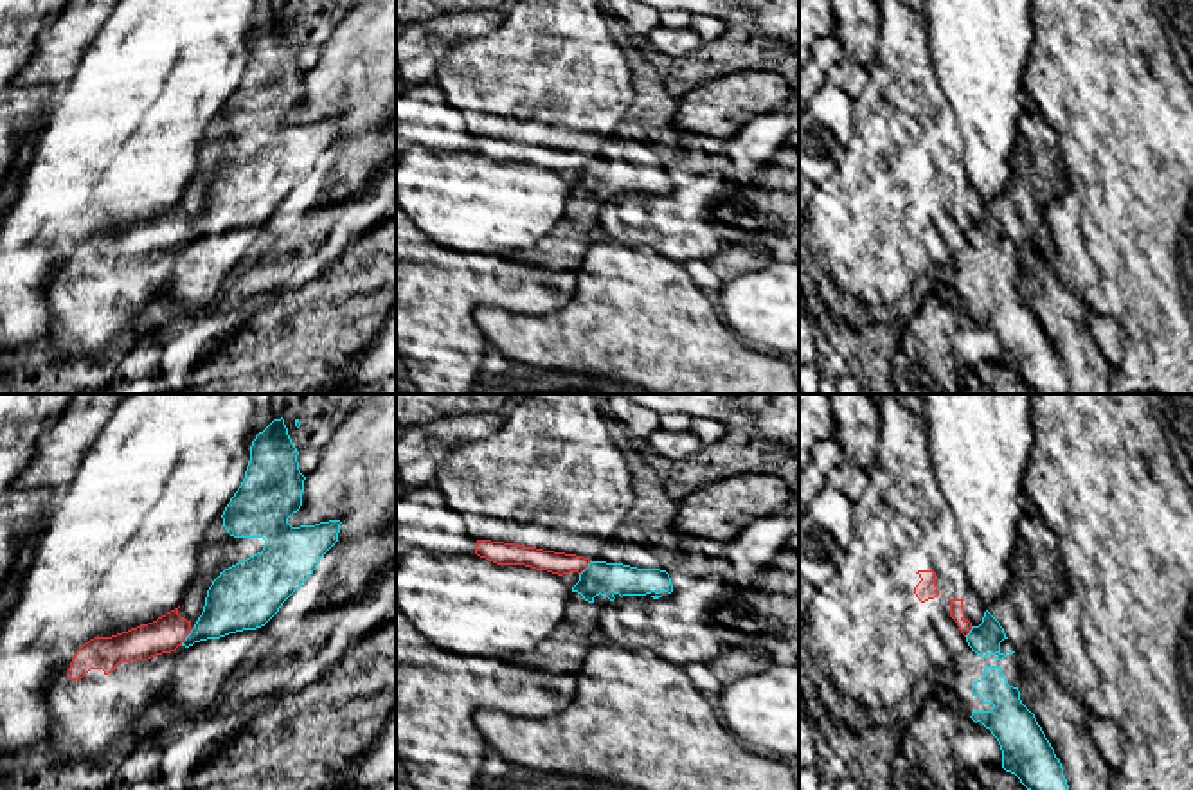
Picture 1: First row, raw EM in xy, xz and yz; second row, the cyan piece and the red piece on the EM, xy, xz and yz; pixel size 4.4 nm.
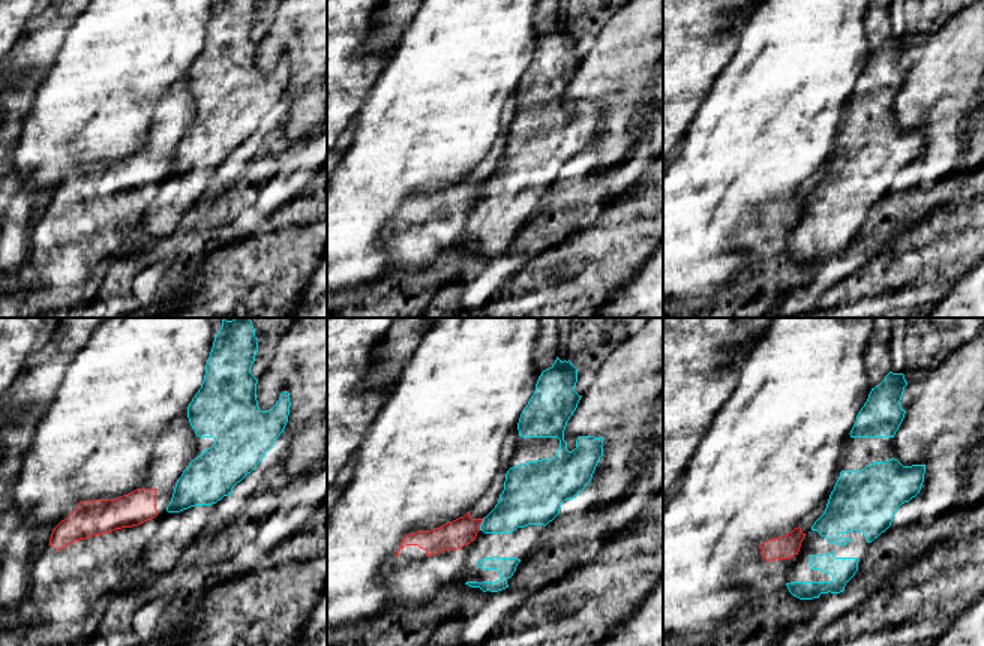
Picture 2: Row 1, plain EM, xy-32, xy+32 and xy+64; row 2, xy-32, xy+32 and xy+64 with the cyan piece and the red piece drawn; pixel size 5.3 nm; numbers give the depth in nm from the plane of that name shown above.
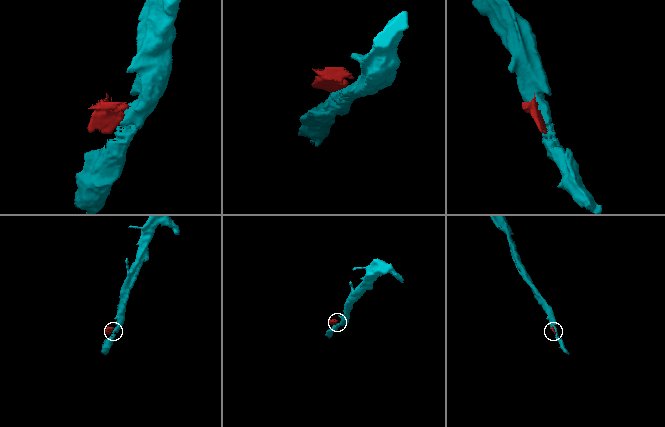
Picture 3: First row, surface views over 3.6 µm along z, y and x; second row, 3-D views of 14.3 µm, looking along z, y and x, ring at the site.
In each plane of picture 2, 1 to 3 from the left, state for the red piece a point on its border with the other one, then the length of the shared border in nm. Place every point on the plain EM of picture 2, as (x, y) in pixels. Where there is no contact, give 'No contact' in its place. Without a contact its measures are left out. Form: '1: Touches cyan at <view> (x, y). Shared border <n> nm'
1: No contact
2: Touches cyan at xy+32 (482, 188). Shared border 80 nm
3: No contact

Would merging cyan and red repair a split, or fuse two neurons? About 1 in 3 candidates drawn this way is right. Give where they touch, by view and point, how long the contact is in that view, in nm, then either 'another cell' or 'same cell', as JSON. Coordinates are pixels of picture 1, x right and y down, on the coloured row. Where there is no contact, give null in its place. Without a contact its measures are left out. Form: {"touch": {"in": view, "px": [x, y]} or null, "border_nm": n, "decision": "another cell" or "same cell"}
{"touch": {"in": "xy", "px": [186, 637]}, "border_nm": 100, "decision": "another cell"}

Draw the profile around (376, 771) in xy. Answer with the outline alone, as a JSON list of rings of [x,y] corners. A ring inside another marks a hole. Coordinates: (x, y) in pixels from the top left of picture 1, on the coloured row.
[[[396,705],[371,750],[338,785],[338,790],[396,790]]]

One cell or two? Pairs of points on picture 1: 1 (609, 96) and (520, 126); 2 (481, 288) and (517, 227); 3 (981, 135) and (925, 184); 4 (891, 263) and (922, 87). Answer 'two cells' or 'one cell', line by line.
1: one cell
2: two cells
3: two cells
4: one cell

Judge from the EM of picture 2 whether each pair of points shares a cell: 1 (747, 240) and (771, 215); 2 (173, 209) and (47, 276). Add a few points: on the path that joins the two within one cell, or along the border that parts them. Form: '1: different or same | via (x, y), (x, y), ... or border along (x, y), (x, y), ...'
1: same | via (755, 237), (770, 222)
2: same | via (141, 209), (113, 210), (78, 245)

